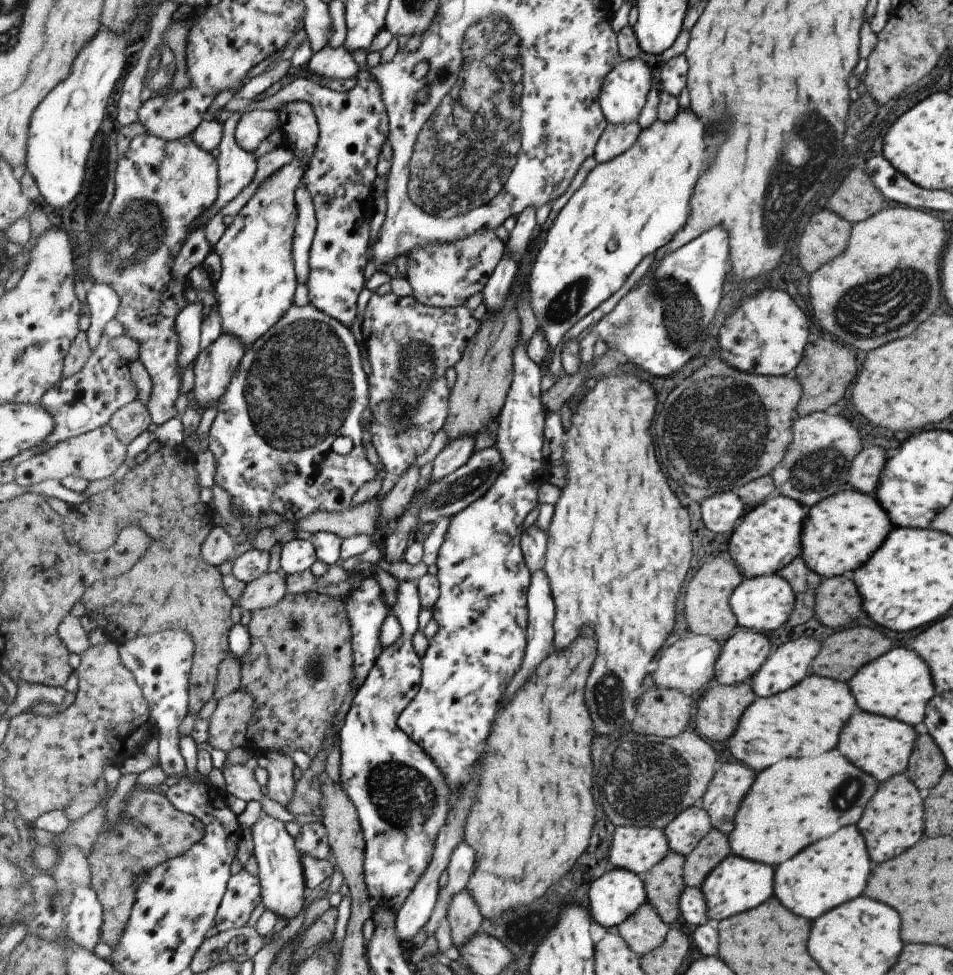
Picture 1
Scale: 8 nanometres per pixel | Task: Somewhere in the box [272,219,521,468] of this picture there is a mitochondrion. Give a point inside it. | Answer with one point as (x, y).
(417, 369)

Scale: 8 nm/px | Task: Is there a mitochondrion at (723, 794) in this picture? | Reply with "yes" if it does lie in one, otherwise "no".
no

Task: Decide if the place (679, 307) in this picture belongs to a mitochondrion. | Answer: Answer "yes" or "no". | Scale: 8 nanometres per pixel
yes

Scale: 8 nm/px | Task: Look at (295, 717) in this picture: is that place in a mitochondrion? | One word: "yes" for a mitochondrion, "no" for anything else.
no

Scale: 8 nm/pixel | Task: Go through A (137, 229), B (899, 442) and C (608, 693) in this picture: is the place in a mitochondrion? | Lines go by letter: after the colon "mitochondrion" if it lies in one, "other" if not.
A: mitochondrion
B: other
C: mitochondrion

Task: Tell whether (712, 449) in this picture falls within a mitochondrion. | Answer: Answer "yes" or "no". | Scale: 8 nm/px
yes

